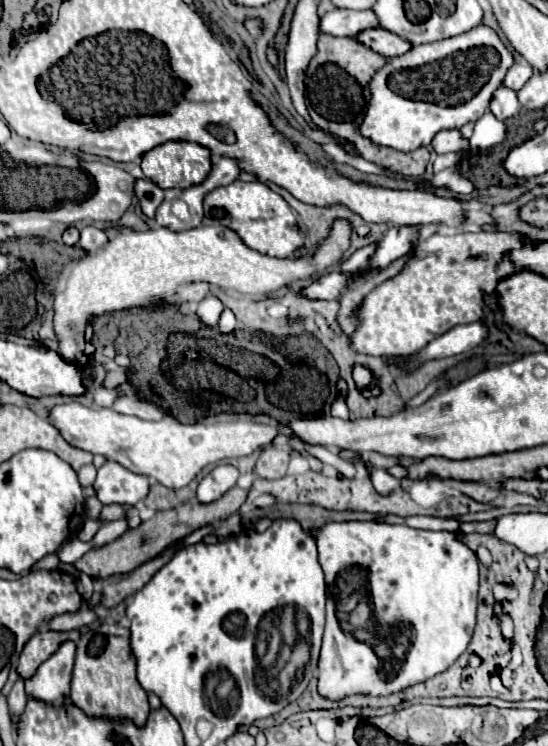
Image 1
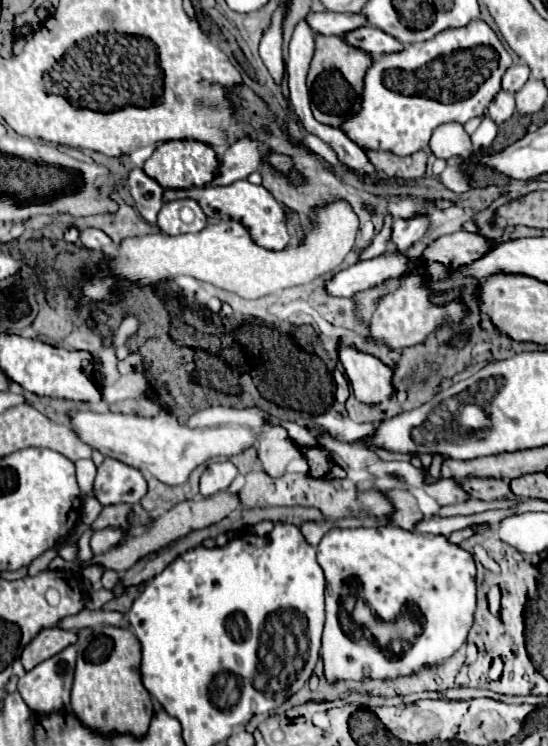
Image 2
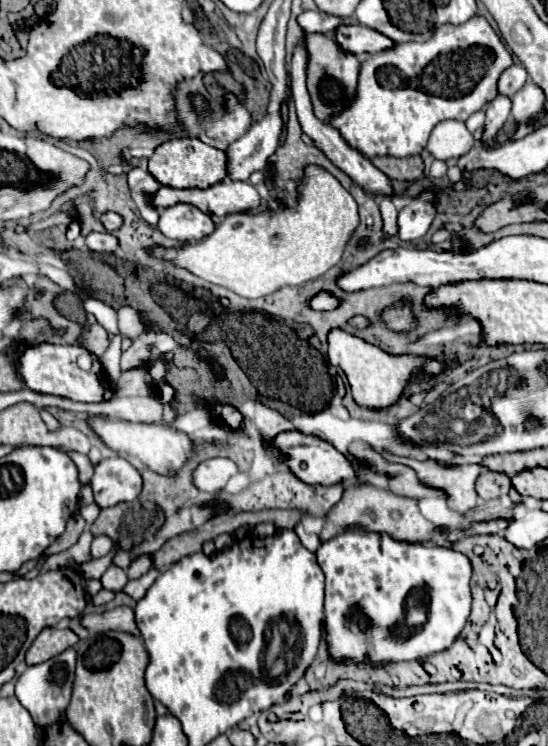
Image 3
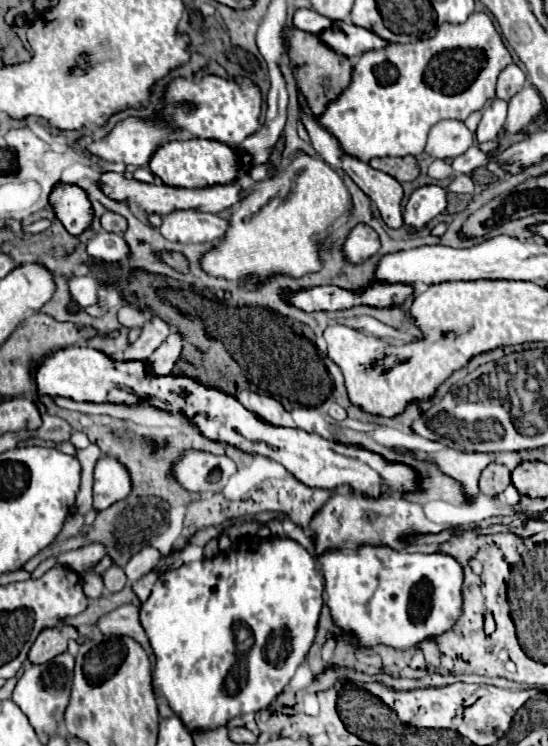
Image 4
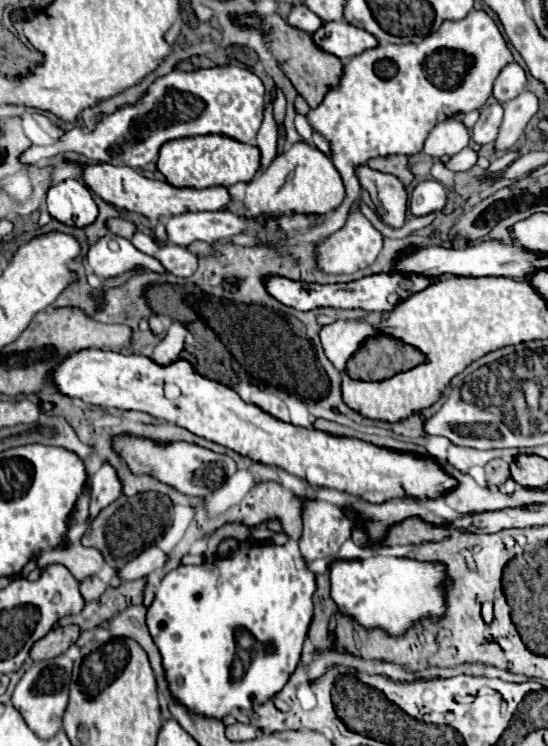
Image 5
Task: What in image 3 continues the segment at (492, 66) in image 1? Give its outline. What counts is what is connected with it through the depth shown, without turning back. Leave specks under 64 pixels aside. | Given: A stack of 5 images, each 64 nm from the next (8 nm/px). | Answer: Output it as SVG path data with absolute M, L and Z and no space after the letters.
M474 16L460 26L444 24L426 42L394 44L390 50L364 56L354 104L336 116L332 126L352 148L360 150L366 158L384 154L404 158L420 154L426 148L428 136L438 122L448 118L464 122L468 116L492 102L492 98L498 96L498 78L508 66L512 66L512 56L486 18Z

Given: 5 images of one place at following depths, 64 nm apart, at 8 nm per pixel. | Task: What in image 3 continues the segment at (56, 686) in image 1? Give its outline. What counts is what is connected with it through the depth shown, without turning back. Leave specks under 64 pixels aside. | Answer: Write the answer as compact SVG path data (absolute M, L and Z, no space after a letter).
M68 648L56 658L46 660L44 664L28 666L26 672L16 682L16 698L20 704L32 714L34 722L38 726L48 726L60 718L64 718L64 712L70 704L70 692L74 682L74 666L76 666L76 650Z

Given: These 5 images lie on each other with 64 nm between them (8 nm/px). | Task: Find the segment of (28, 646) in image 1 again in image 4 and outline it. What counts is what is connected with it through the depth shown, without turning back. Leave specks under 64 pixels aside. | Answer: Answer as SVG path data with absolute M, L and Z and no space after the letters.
M58 626L58 628L52 628L52 630L44 630L44 634L40 634L40 638L36 638L36 642L32 644L32 648L28 652L28 660L32 664L50 662L58 654L66 652L70 638L76 638L76 636L78 634L68 626Z

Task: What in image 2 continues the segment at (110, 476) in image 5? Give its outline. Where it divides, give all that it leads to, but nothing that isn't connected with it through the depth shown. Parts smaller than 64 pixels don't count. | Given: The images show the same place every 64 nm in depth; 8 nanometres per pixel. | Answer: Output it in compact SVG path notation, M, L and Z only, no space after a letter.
M106 458L102 462L94 480L94 496L102 506L122 502L136 504L140 502L146 490L148 484L144 474L114 458Z

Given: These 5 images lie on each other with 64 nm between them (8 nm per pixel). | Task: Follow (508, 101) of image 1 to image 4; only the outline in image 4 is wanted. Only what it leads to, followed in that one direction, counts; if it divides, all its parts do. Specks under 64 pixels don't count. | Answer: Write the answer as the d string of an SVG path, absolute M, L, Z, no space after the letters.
M494 98L492 104L482 110L482 122L476 130L478 142L488 142L498 136L498 132L502 130L504 122L506 122L506 110L508 110L508 102L500 100L500 98Z

